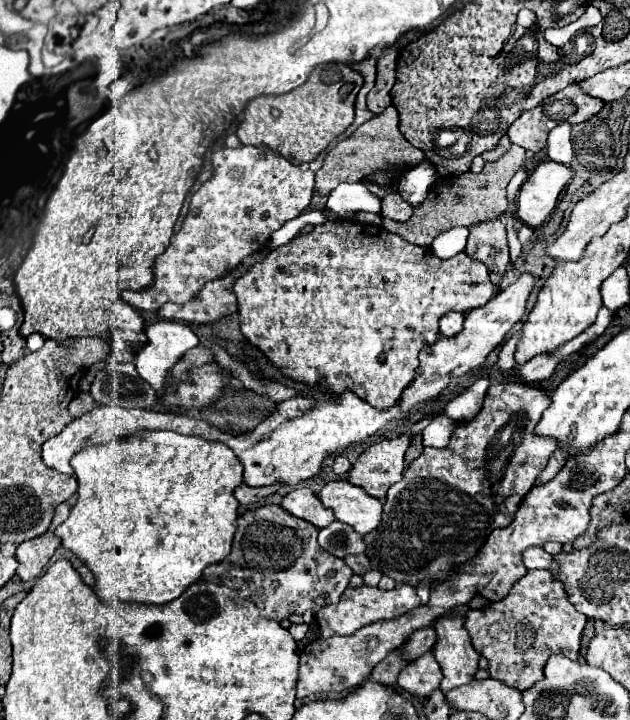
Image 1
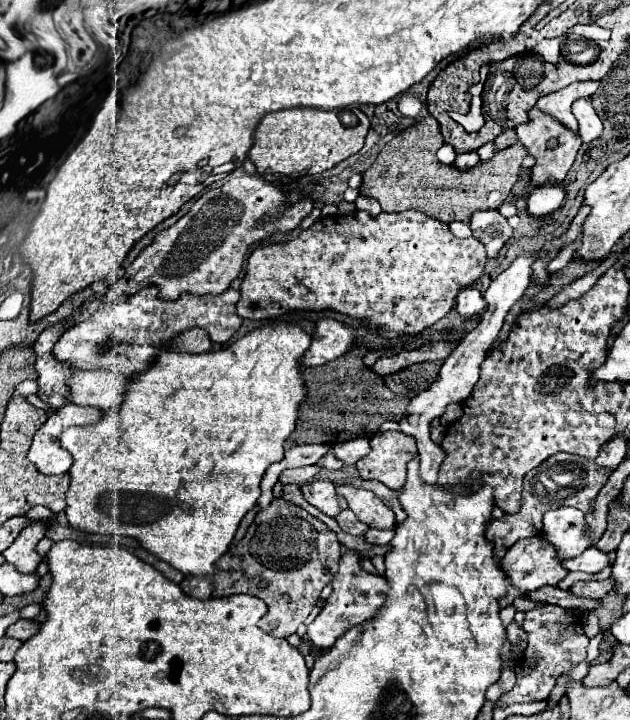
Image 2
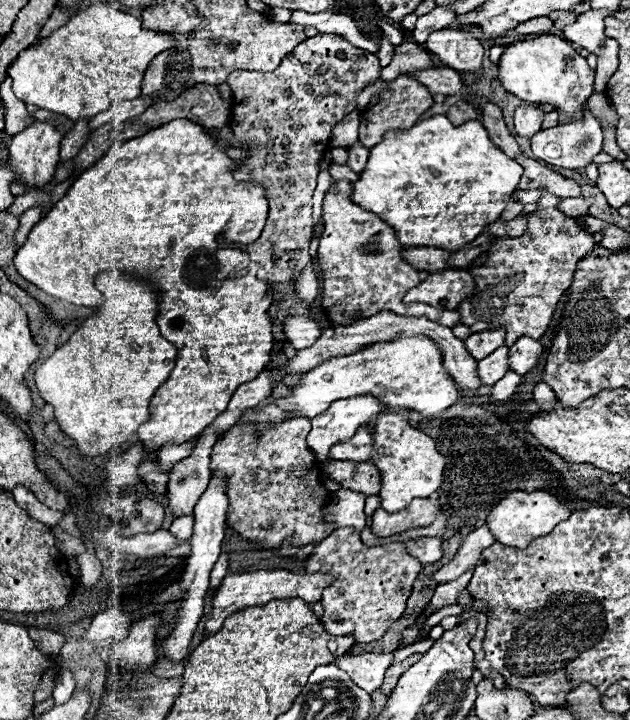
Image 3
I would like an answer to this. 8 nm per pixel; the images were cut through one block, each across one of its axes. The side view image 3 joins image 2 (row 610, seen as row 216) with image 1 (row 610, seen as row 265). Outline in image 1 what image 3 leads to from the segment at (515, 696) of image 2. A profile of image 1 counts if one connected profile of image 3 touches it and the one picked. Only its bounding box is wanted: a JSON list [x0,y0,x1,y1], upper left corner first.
[464,570,588,690]

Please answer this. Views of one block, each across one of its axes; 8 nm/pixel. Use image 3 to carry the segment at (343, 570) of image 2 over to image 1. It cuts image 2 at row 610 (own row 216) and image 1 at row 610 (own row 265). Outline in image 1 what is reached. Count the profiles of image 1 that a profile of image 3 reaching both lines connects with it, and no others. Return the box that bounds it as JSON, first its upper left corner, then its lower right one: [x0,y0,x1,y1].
[316,584,420,638]

